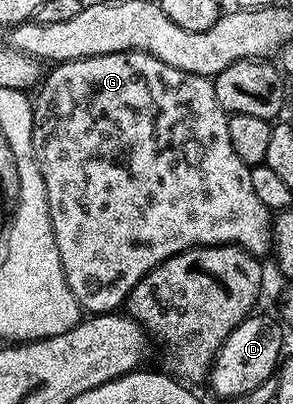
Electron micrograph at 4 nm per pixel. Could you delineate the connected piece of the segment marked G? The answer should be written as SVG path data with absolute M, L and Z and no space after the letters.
M111 53L101 57L83 57L77 61L61 61L52 74L43 78L38 94L34 97L33 127L34 155L46 183L46 199L50 203L50 223L54 227L54 243L58 243L58 255L62 259L62 271L74 299L78 299L85 314L111 313L125 304L132 288L156 265L178 255L184 249L194 249L197 245L239 245L258 258L265 256L273 248L273 214L254 195L250 183L250 167L238 159L230 143L229 114L218 107L211 80L202 75L190 75L190 71L178 71L162 59L145 53Z

